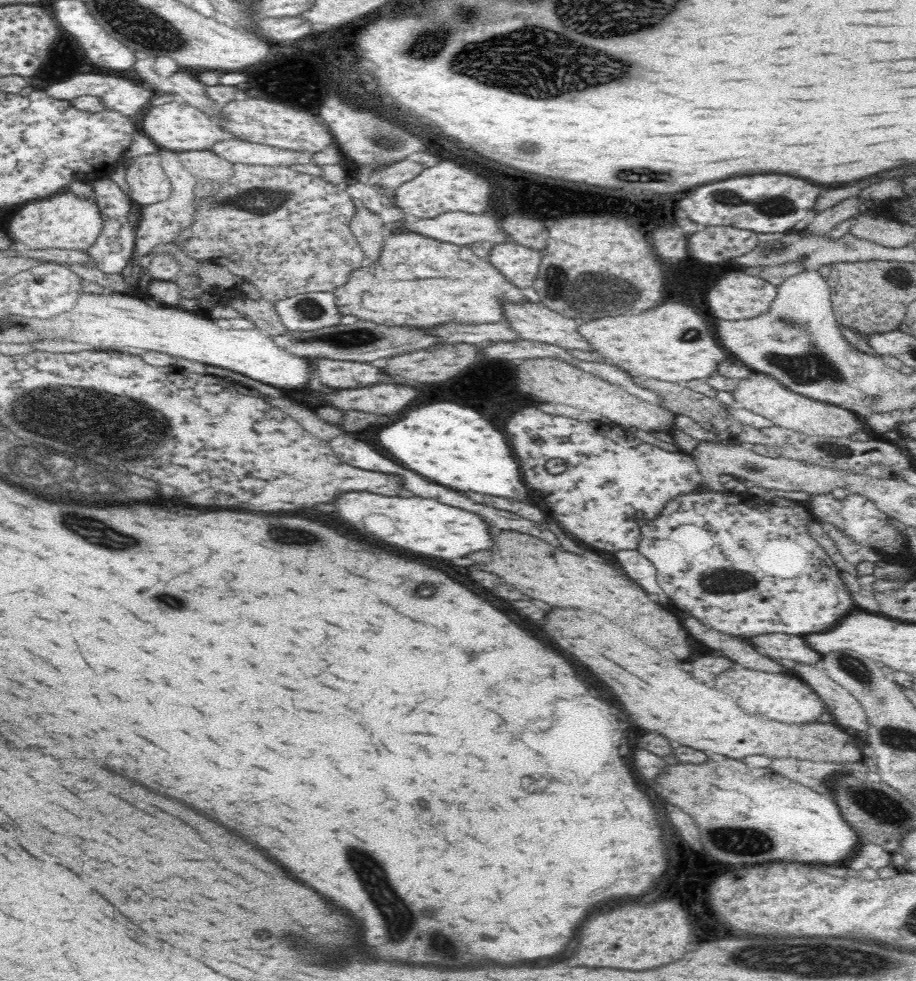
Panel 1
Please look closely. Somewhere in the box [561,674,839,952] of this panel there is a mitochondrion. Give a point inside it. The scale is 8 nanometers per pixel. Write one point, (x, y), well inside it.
(731, 843)

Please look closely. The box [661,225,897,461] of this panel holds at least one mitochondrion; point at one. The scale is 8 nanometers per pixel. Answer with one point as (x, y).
(813, 369)

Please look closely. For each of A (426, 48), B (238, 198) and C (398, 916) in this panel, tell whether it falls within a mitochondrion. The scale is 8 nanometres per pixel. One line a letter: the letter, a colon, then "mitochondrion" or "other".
A: mitochondrion
B: mitochondrion
C: mitochondrion

